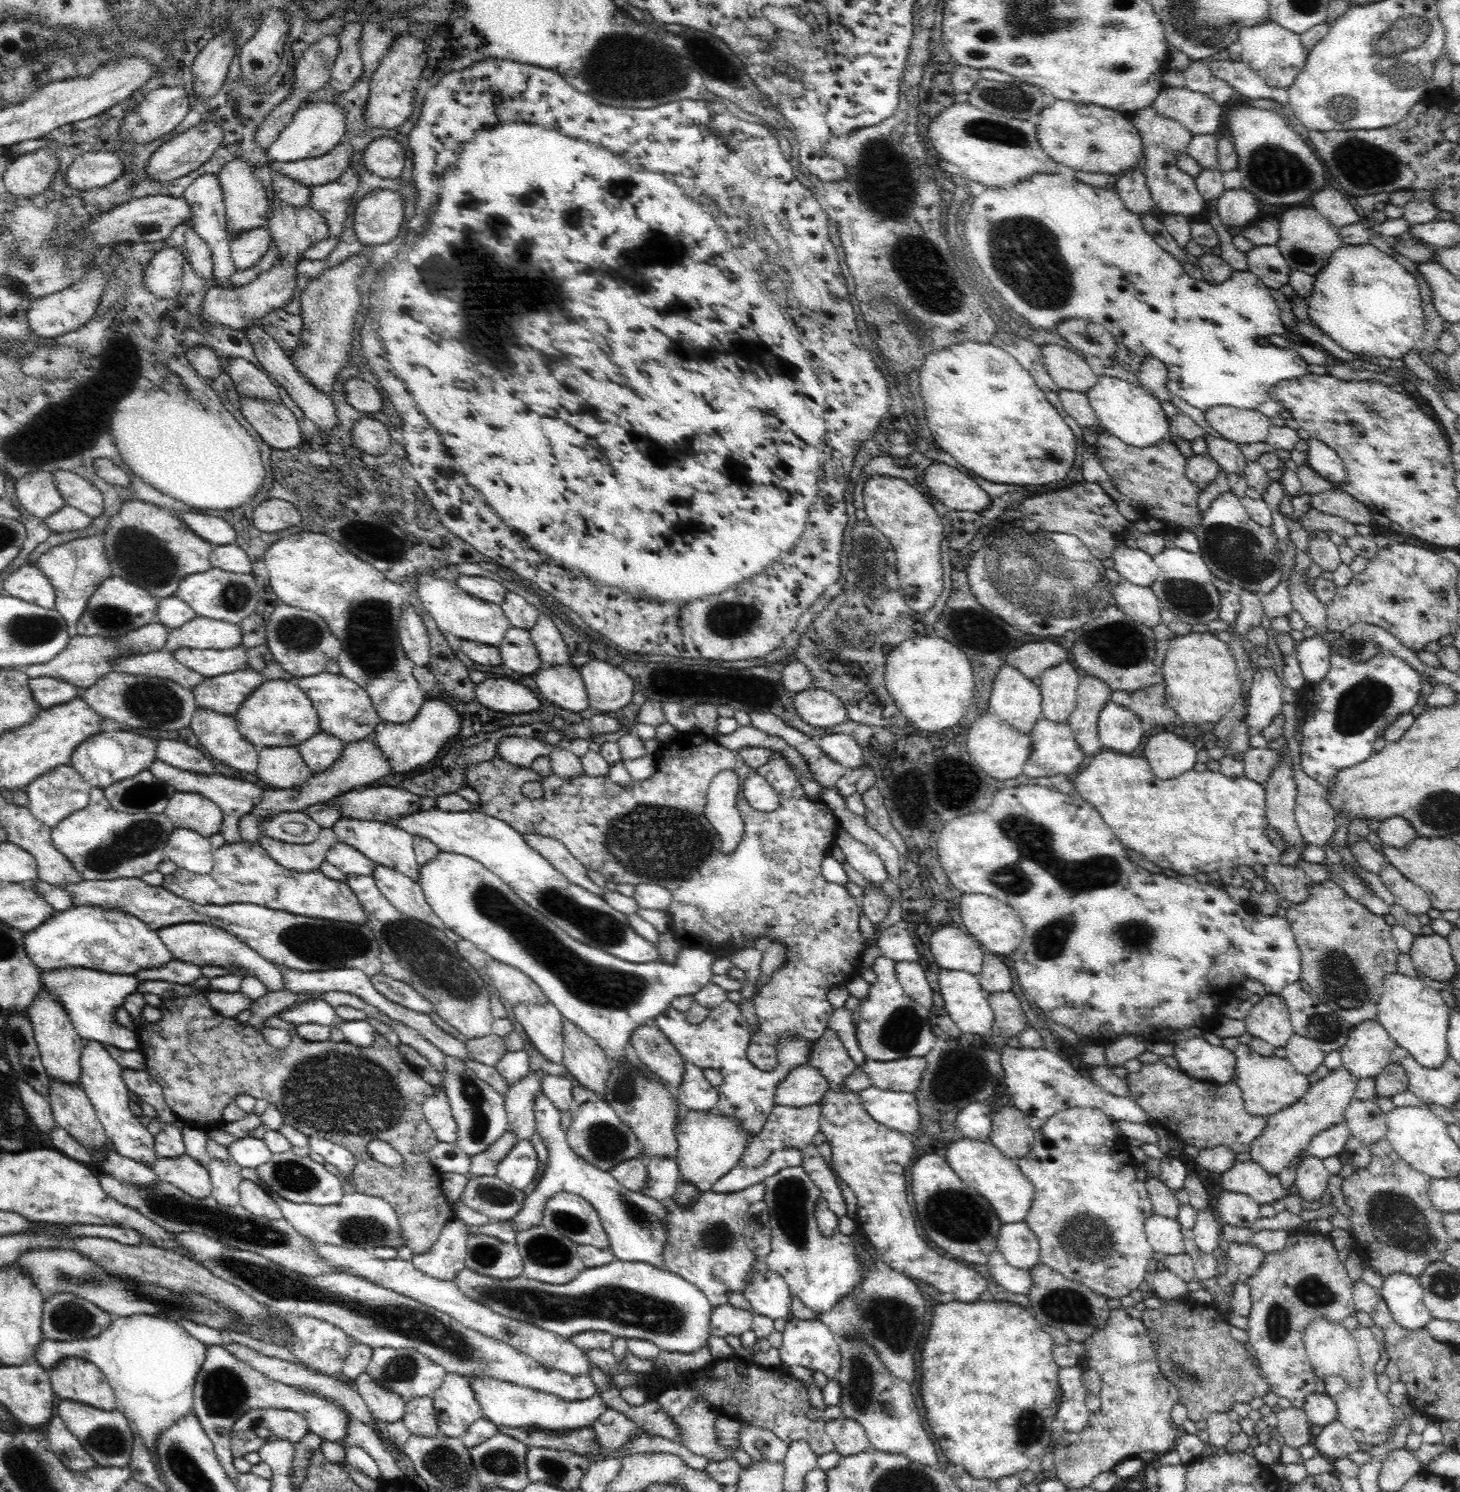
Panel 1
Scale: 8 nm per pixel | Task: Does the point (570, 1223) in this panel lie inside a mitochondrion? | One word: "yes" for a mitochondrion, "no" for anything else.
yes

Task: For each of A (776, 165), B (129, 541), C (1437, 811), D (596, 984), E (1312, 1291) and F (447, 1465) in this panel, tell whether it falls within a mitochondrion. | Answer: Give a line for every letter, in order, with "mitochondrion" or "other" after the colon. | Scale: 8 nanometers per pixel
A: other
B: mitochondrion
C: mitochondrion
D: mitochondrion
E: mitochondrion
F: mitochondrion

